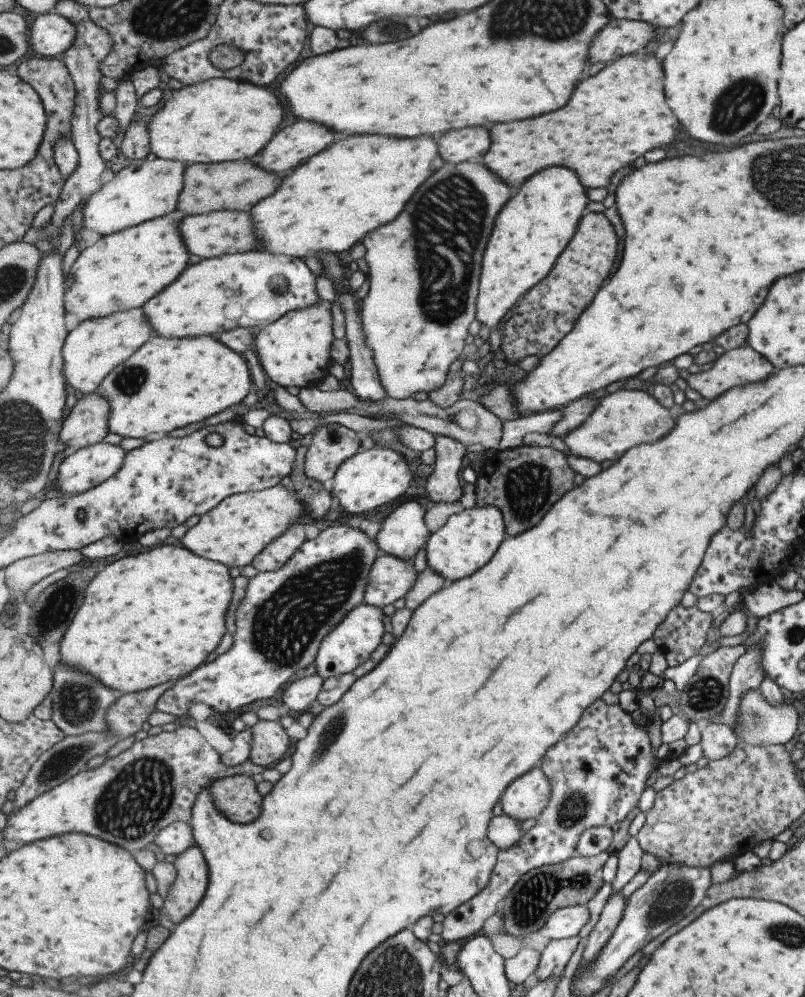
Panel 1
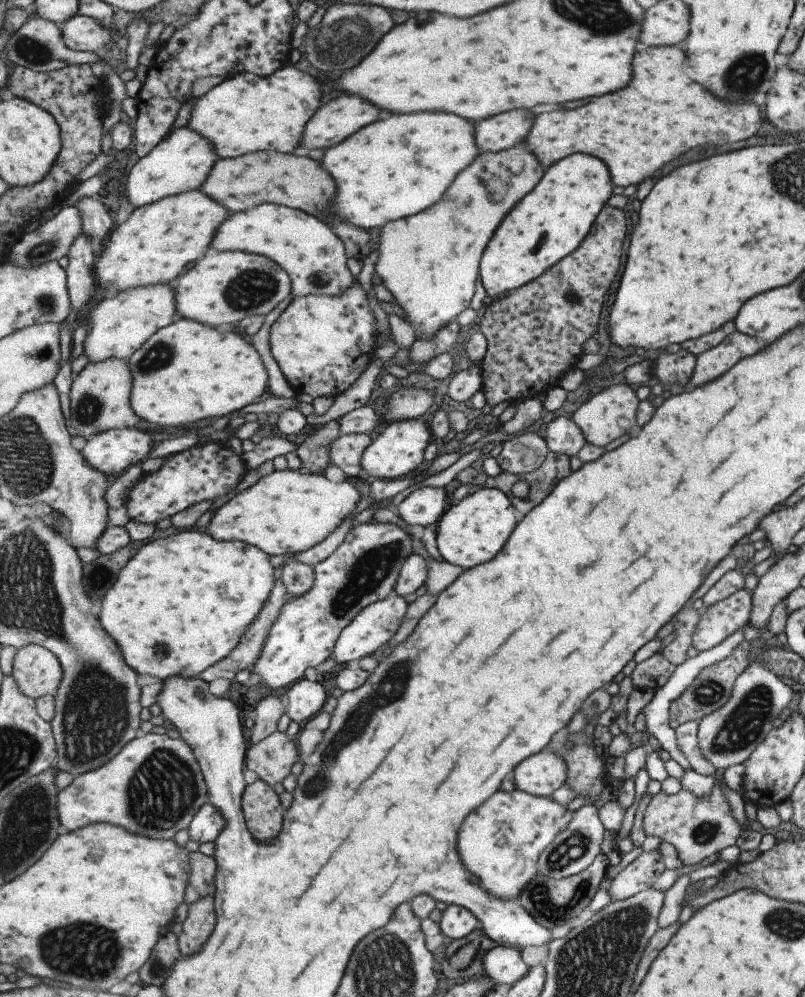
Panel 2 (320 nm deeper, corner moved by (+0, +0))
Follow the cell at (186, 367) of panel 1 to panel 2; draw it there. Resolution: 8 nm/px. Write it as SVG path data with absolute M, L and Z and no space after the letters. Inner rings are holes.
M178 318L173 324L158 330L131 358L127 359L127 362L134 372L132 406L143 420L159 424L159 426L189 426L189 424L195 424L197 420L227 416L231 412L237 412L237 410L253 404L253 402L257 402L261 398L261 393L265 392L267 386L269 386L269 374L267 374L267 368L265 368L265 361L253 342L247 342L240 333L230 328L219 329L193 319Z

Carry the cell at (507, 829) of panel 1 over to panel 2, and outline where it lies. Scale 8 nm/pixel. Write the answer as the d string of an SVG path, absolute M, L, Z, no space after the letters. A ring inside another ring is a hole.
M514 788L509 792L499 790L487 804L471 812L471 818L463 822L459 832L459 852L470 874L478 877L478 884L490 895L500 899L519 898L527 886L538 876L538 860L543 851L562 833L575 818L575 812L567 810L567 805L555 802L552 797L540 797Z

